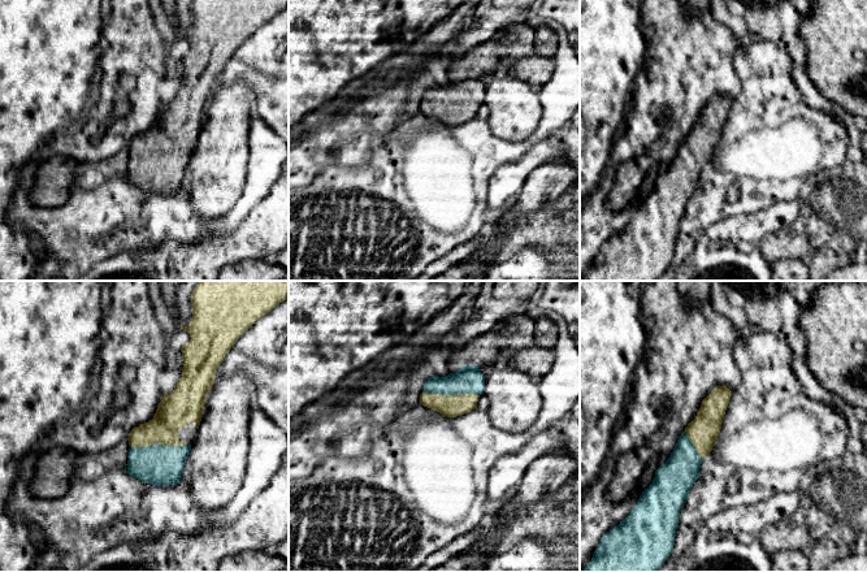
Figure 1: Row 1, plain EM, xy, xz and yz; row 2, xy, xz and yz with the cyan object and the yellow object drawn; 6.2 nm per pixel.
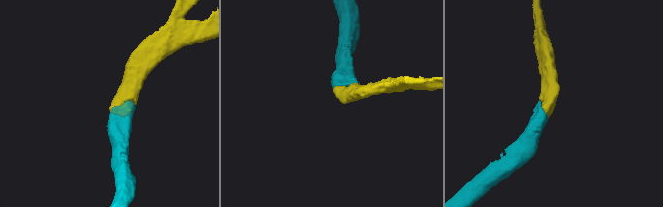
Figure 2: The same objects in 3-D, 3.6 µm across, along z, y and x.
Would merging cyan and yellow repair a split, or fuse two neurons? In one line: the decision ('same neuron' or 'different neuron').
same neuron

